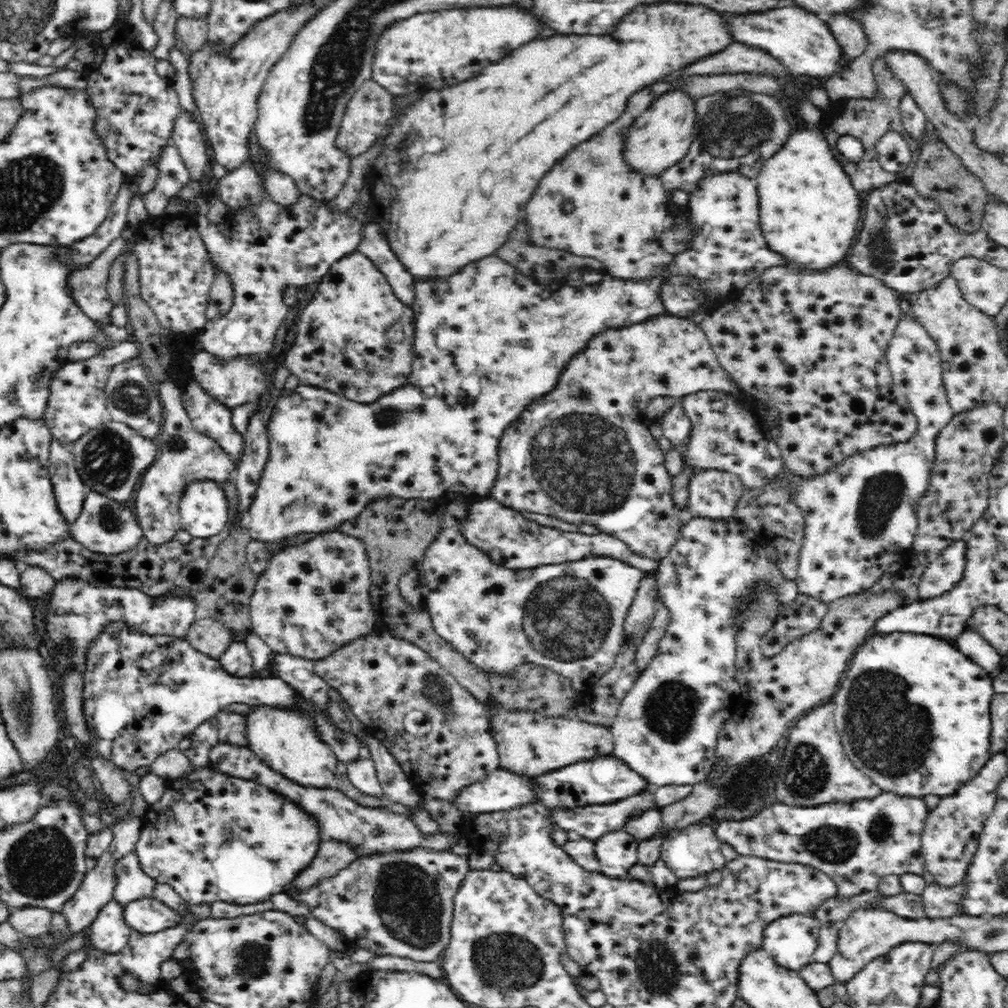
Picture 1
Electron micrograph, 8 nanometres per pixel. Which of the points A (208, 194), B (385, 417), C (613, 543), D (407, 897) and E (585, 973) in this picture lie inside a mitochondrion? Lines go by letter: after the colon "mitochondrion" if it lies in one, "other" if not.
A: other
B: mitochondrion
C: other
D: mitochondrion
E: other

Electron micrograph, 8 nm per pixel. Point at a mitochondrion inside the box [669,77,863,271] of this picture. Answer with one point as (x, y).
(733, 126)

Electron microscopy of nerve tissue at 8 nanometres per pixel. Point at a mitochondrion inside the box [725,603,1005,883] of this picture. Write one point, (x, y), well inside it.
(881, 712)

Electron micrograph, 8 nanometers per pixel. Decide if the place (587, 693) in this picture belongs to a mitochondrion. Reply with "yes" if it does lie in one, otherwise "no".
no

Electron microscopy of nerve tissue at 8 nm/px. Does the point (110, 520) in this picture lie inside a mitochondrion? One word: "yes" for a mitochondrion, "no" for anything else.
yes

